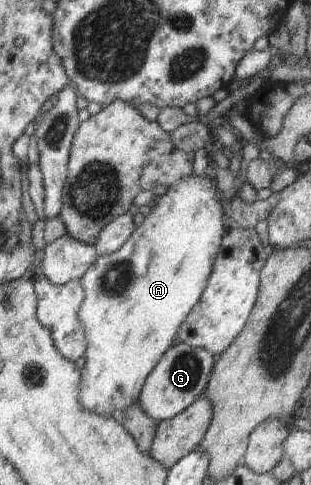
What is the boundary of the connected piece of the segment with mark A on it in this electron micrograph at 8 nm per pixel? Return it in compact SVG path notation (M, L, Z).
M211 169L205 176L191 173L189 177L181 177L160 197L121 249L108 256L98 255L80 279L85 299L79 308L79 321L87 339L85 366L80 369L79 401L83 409L120 419L123 411L138 401L145 379L176 342L181 323L201 299L227 229L215 180Z

